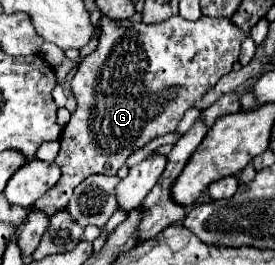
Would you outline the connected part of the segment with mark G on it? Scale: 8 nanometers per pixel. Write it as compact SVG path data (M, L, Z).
M101 17L101 37L97 49L87 55L71 81L71 89L77 101L77 109L71 113L71 121L61 133L61 149L55 163L61 169L59 183L49 189L39 201L35 201L37 211L45 215L55 215L67 209L73 189L89 175L117 175L119 167L125 165L127 157L137 149L145 147L155 137L175 131L179 117L197 101L209 87L213 87L223 75L227 75L239 57L239 45L245 33L239 33L229 19L201 17L197 21L187 21L181 17L171 17L161 25L125 23Z

